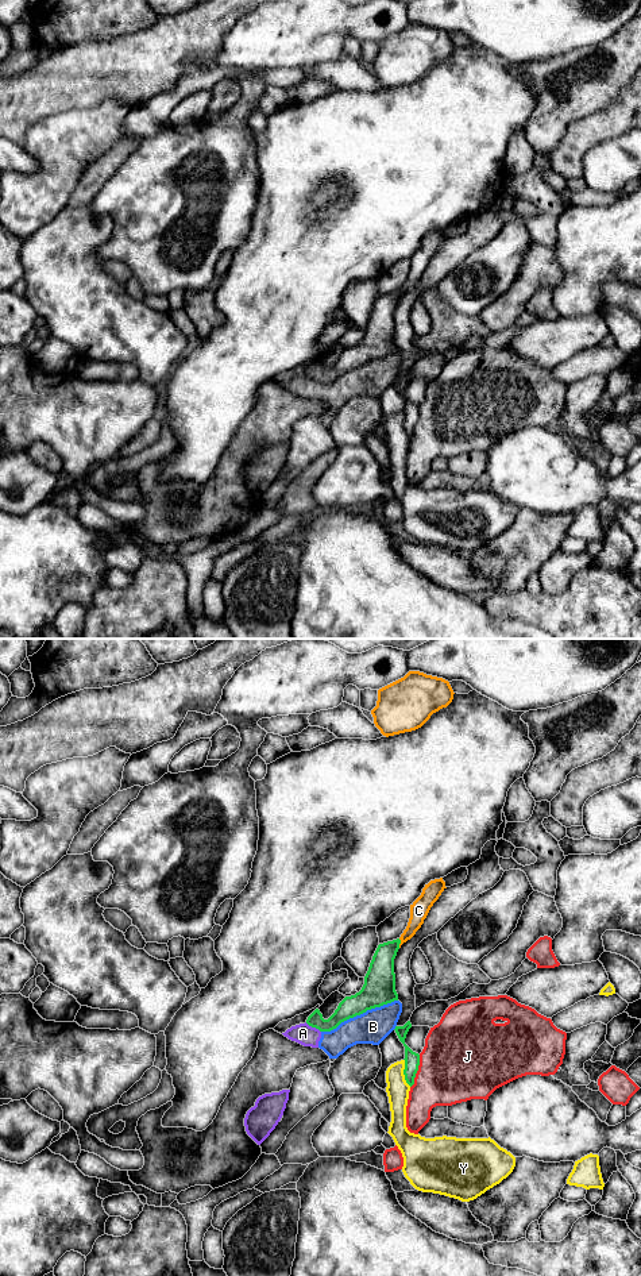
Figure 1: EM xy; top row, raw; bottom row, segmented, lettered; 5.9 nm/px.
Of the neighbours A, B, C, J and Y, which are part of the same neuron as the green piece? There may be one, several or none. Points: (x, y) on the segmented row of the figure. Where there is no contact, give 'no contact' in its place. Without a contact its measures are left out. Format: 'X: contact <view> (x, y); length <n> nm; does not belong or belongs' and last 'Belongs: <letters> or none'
A: contact xy (313, 1026); length 110 nm; does not belong
B: contact xy (359, 1014); length 500 nm; does not belong
C: contact xy (400, 943); length 60 nm; does not belong
J: contact xy (417, 1070); length 200 nm; does not belong
Y: contact xy (404, 1072); length 170 nm; does not belong
Belongs: none

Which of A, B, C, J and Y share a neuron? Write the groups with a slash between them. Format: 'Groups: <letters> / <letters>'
Groups: A B / C / J / Y

